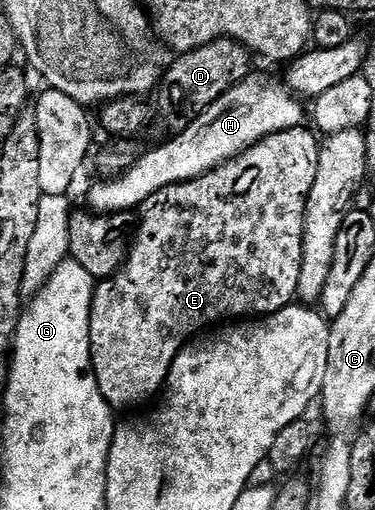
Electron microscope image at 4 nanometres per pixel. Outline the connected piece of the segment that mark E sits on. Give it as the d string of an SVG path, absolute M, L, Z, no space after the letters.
M305 128L288 129L282 133L264 137L259 143L252 145L246 153L241 153L235 159L223 163L218 169L204 173L203 176L196 177L194 181L184 181L178 185L163 187L139 206L137 236L133 238L133 244L129 247L129 255L114 277L102 280L94 288L89 320L93 374L97 377L100 394L115 411L141 405L153 395L155 397L164 388L171 363L177 358L178 351L190 338L230 319L256 319L294 304L299 287L299 267L303 259L305 198L309 196L311 187L315 187L315 171L319 167L319 155L323 148L322 142L320 140L317 142L318 134L312 128L309 128L310 130Z

